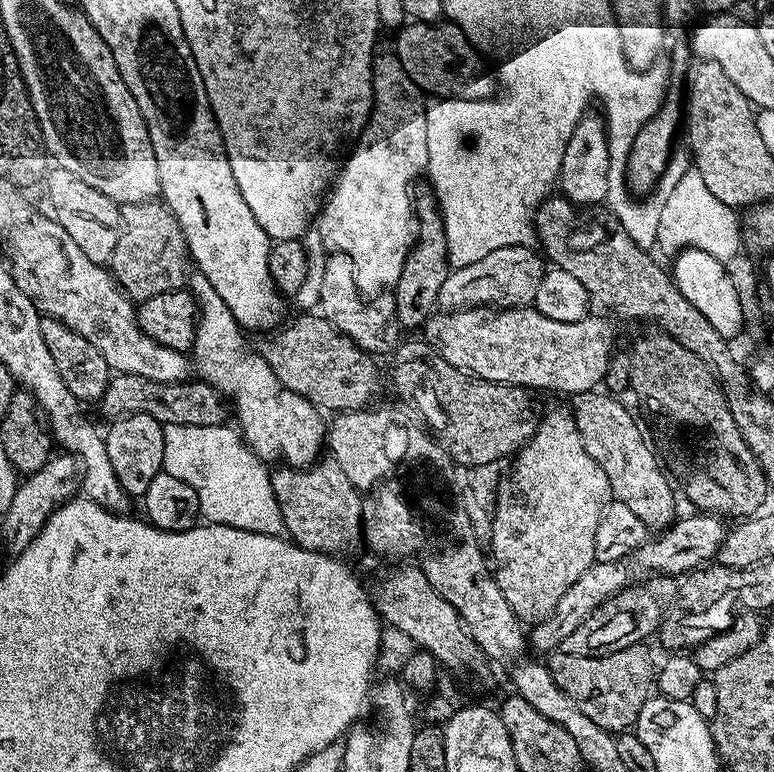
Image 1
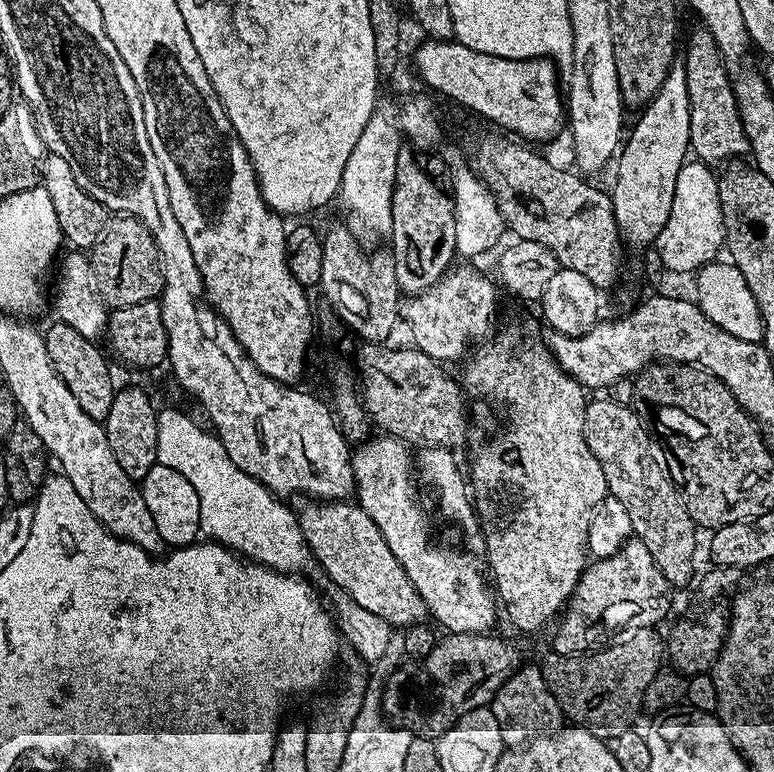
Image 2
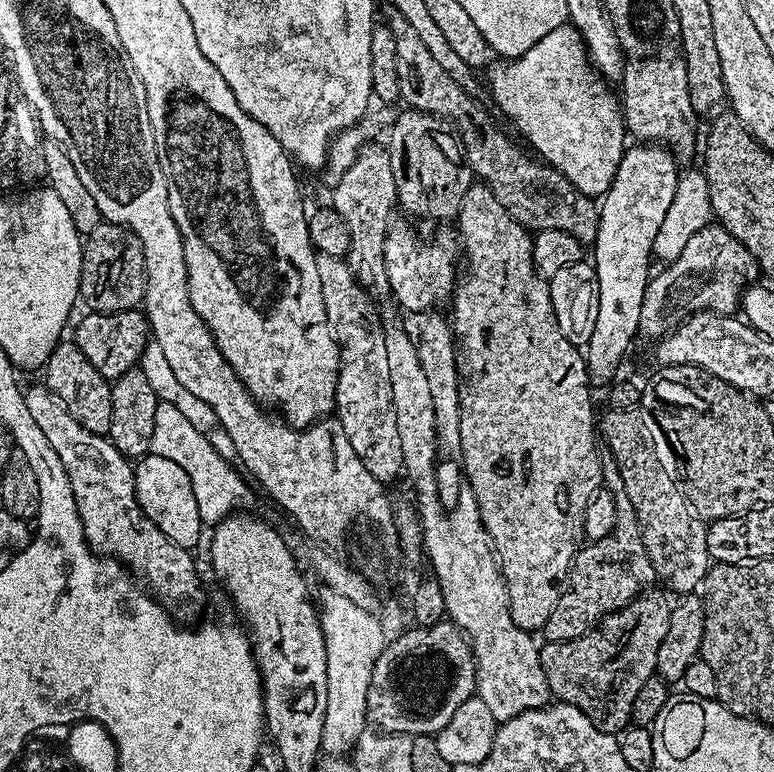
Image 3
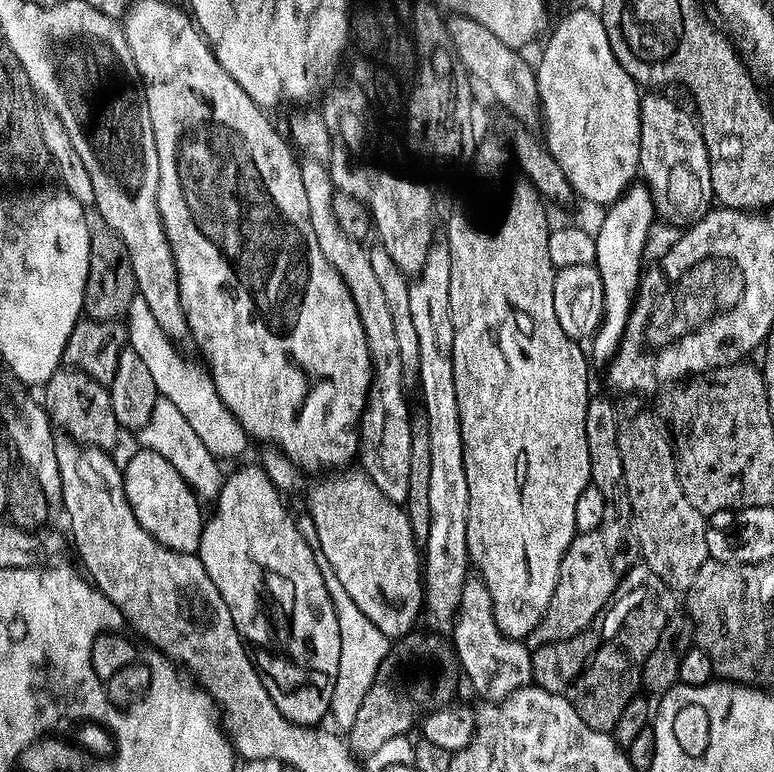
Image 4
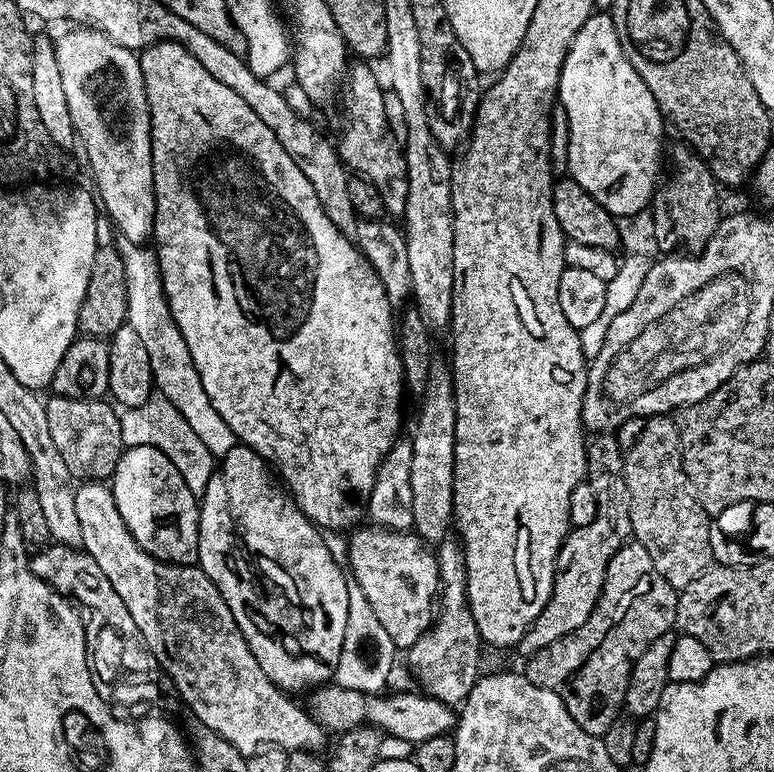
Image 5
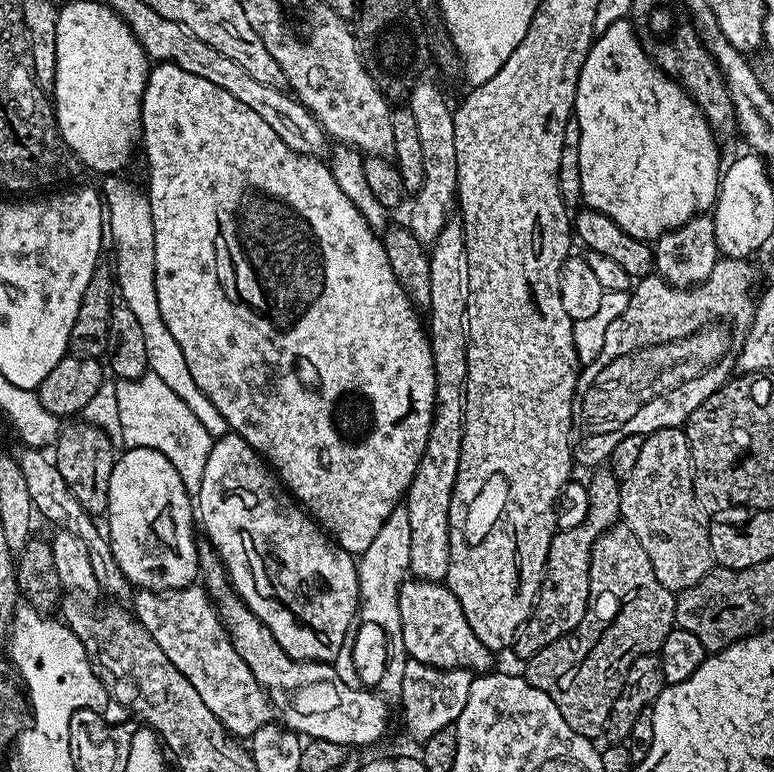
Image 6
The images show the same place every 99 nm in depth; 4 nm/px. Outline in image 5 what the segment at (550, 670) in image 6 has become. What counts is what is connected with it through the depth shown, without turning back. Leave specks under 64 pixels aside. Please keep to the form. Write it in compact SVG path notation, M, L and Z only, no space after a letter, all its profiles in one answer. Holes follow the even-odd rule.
M635 540L628 541L627 544L623 544L620 549L615 552L614 558L610 558L610 566L606 566L606 578L603 580L600 597L594 606L594 610L590 614L590 618L586 618L586 622L582 622L582 626L580 626L578 630L574 630L565 636L565 638L560 638L550 645L544 646L542 650L538 650L538 653L527 657L524 675L527 680L533 682L534 685L558 694L558 698L562 698L562 702L566 706L570 718L574 718L574 722L578 722L578 726L582 726L582 730L586 730L586 734L603 738L606 730L610 730L612 723L621 715L624 707L624 695L626 694L626 682L630 678L630 670L634 666L634 662L638 658L642 658L642 650L646 650L646 646L650 646L650 642L654 642L654 638L662 638L662 634L673 631L676 622L677 595L677 589L672 588L670 582L666 582L666 578L662 578L662 574L658 574L658 570L654 566L654 561L650 558L650 554L646 554L646 546L642 546L641 543Z

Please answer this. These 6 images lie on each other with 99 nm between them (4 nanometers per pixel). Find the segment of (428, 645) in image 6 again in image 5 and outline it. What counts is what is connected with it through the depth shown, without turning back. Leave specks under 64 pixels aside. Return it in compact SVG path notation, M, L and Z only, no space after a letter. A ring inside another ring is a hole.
M360 526L351 533L352 541L348 544L348 564L351 579L358 586L370 602L378 622L382 622L382 630L390 634L397 649L410 649L431 625L434 617L434 601L440 595L439 566L436 552L425 544L415 531L405 532L385 531L375 526Z

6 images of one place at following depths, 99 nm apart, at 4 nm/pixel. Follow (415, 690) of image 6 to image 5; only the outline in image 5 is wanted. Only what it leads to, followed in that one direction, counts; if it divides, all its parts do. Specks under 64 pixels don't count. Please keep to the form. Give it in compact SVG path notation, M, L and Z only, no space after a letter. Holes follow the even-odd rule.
M445 537L437 545L436 561L439 566L440 595L436 600L433 624L414 646L407 649L405 656L427 695L449 706L458 706L469 696L481 675L482 641L469 610L463 545L455 537Z

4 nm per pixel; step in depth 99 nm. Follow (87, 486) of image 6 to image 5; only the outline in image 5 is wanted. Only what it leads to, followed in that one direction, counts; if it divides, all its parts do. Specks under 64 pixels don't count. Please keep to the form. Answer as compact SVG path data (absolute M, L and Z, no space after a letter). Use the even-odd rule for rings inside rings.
M55 394L49 397L44 409L46 423L50 425L50 438L54 446L58 446L58 454L62 454L62 462L66 462L72 477L80 482L111 481L126 447L122 442L122 426L117 409L104 398L87 400Z

